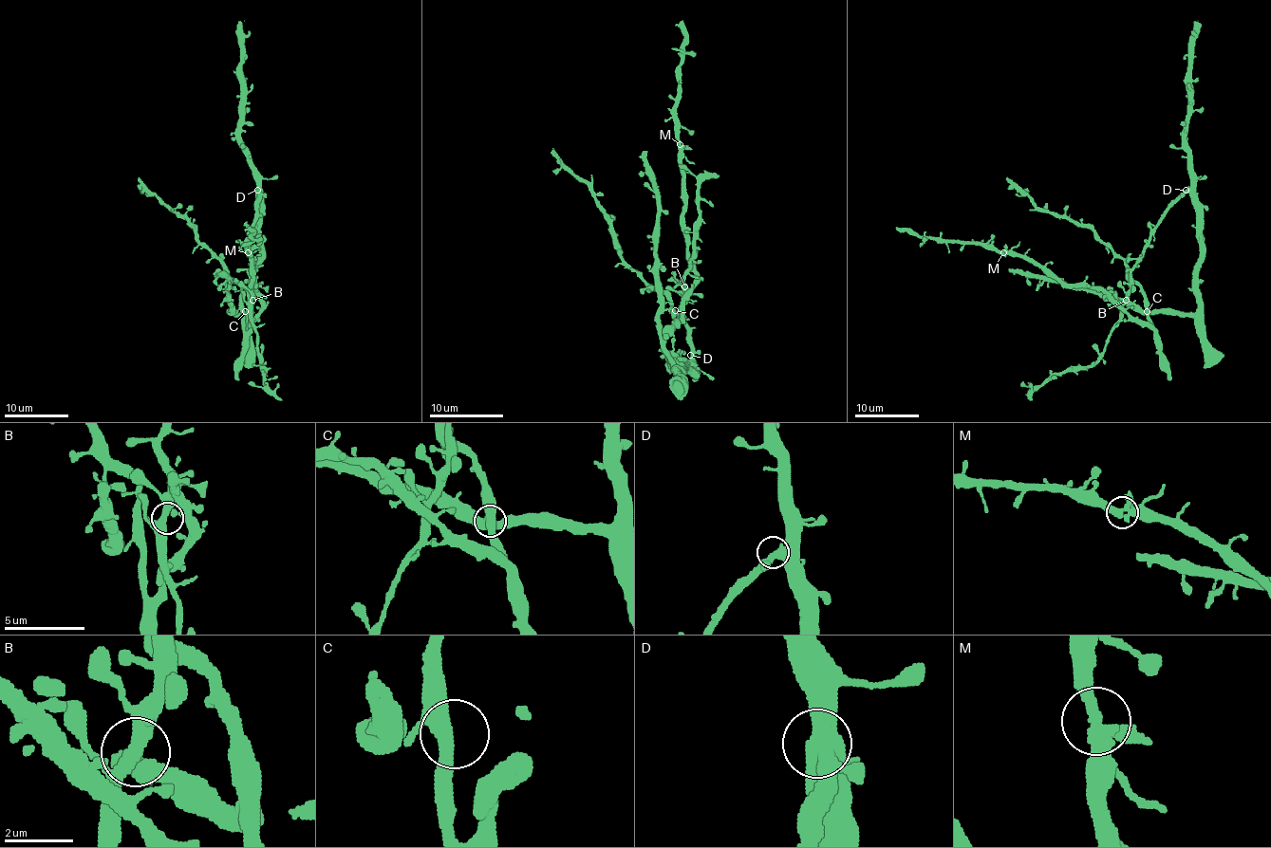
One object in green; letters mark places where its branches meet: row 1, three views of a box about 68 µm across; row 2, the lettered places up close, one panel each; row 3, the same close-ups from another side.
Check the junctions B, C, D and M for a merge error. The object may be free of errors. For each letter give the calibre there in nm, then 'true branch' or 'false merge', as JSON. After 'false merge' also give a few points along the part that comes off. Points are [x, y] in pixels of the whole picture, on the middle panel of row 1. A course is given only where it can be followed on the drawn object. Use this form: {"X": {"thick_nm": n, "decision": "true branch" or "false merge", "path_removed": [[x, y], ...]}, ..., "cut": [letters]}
{"B": {"thick_nm": 360, "decision": "true branch"}, "C": {"thick_nm": 360, "decision": "true branch"}, "D": {"thick_nm": 400, "decision": "true branch"}, "M": {"thick_nm": 360, "decision": "true branch"}, "cut": []}

